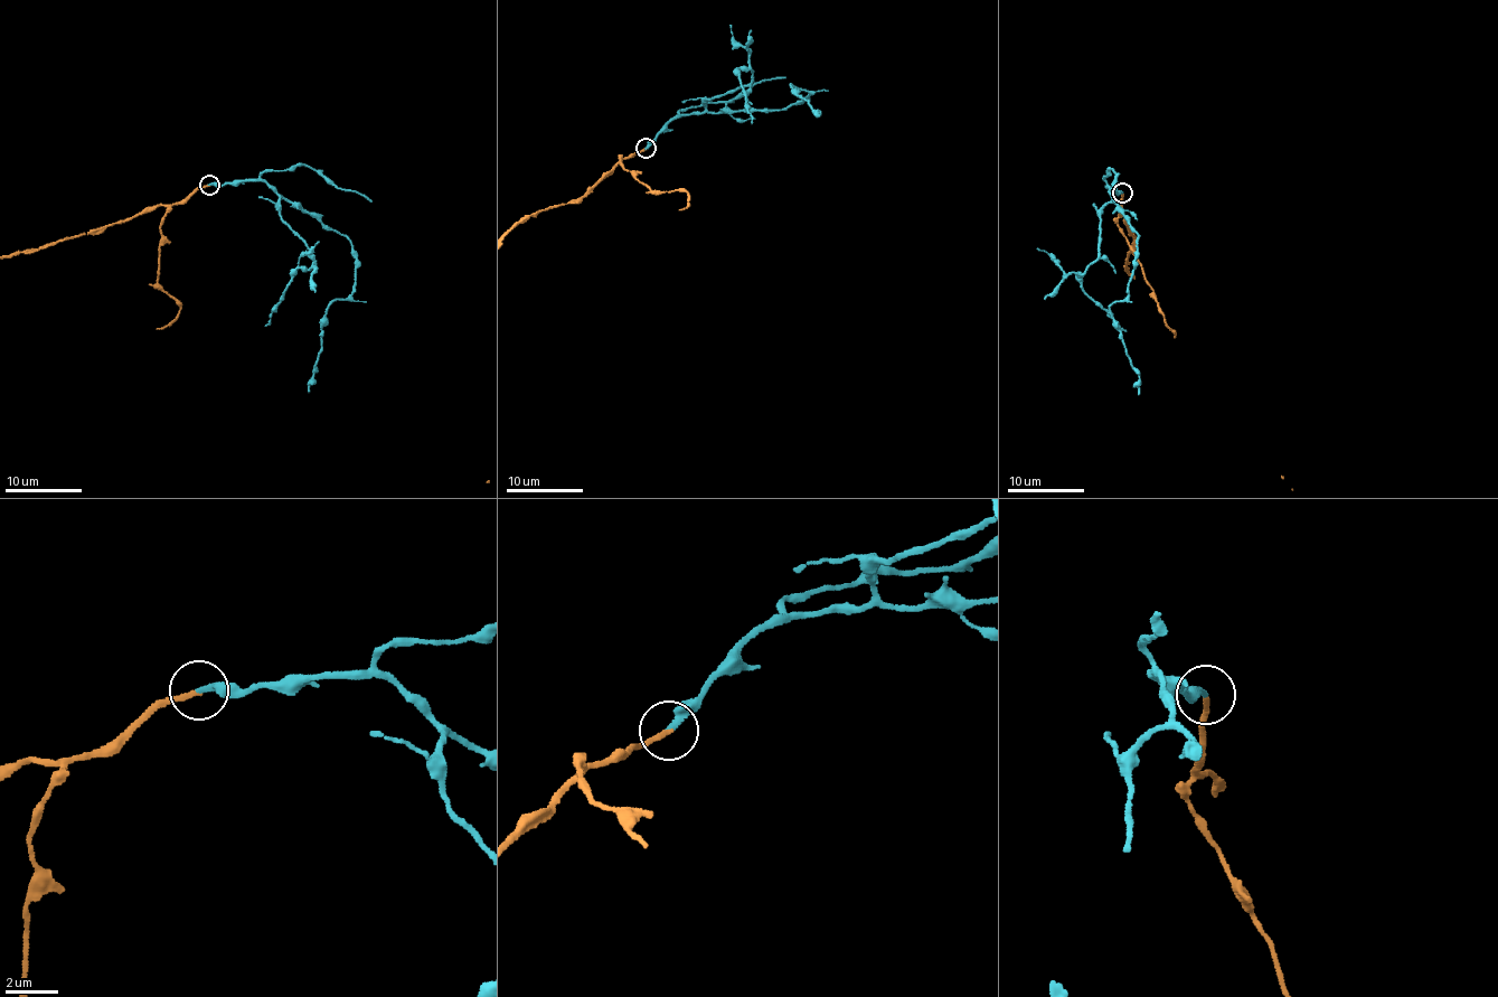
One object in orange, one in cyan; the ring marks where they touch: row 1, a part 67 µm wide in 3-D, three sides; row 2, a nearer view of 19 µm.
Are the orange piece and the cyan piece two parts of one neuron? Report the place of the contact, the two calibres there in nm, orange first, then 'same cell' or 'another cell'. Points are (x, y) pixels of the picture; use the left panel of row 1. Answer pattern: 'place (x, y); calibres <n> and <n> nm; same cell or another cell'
place (209, 185); calibres 180 and 240 nm; same cell

